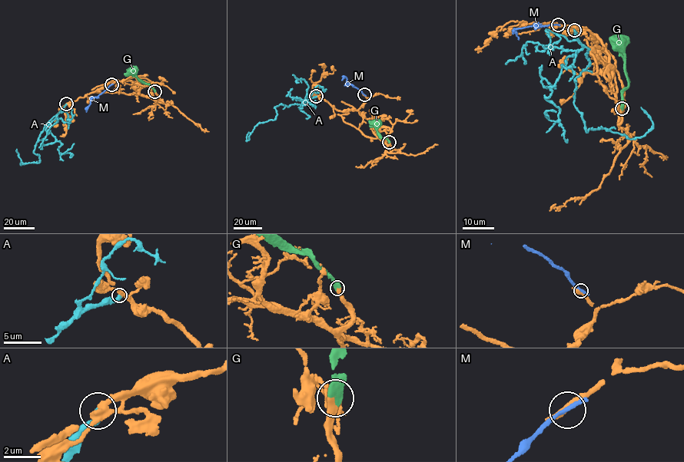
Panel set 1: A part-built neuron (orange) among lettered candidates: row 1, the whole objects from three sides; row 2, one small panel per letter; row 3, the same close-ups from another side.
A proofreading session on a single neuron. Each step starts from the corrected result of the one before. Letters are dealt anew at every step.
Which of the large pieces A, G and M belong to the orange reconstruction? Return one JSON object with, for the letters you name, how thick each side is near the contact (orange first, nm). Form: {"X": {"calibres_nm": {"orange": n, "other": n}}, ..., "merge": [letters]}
{"G": {"calibres_nm": {"orange": 420, "other": 600}}, "merge": ["G"]}

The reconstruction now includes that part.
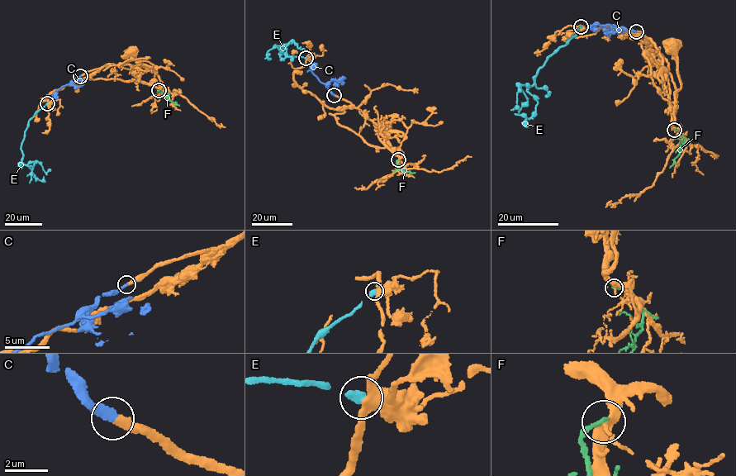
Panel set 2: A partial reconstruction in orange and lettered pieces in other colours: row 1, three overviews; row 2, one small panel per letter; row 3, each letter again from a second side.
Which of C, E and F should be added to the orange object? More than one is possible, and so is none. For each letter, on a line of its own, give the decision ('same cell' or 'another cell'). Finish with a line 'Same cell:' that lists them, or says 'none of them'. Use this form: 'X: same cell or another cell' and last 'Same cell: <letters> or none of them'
C: same cell
E: another cell
F: another cell
Same cell: C

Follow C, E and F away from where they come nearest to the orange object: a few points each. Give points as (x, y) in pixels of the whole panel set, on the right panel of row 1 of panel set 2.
C: (635, 31), (613, 25), (595, 24), (591, 27), (597, 29)
E: (581, 26), (548, 57), (533, 84), (528, 88), (521, 84), (519, 88), (527, 102), (519, 114)
F: (674, 130), (679, 130), (684, 140), (670, 168)

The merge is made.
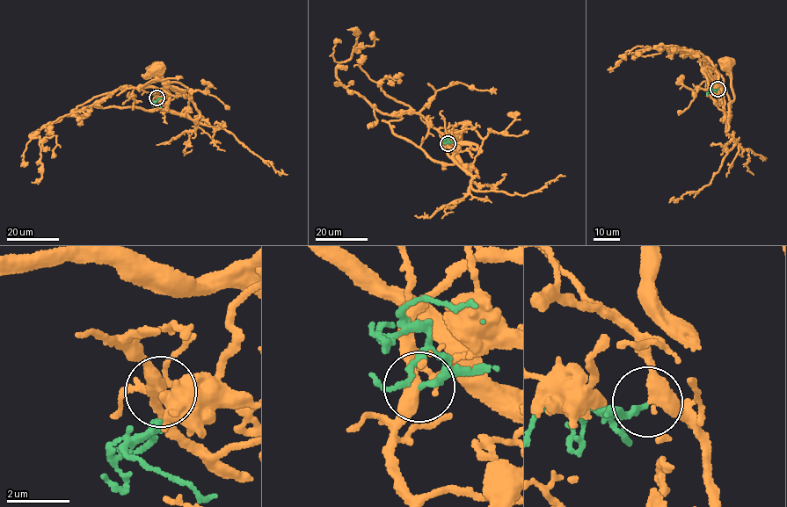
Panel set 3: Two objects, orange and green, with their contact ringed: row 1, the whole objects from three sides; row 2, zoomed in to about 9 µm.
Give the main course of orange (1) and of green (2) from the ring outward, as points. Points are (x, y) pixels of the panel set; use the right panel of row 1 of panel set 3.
1: (717, 89), (722, 91), (725, 131), (728, 125), (730, 104), (734, 97), (732, 79), (724, 64)
2: (717, 89), (710, 89), (707, 95)

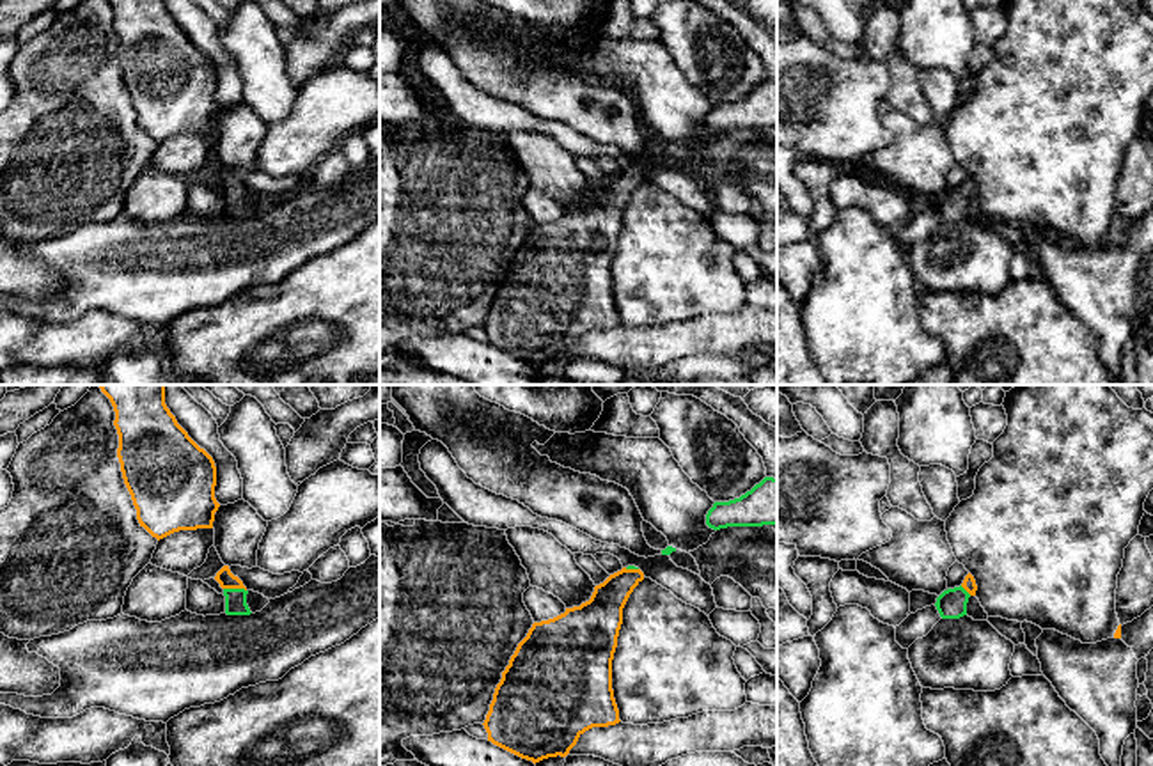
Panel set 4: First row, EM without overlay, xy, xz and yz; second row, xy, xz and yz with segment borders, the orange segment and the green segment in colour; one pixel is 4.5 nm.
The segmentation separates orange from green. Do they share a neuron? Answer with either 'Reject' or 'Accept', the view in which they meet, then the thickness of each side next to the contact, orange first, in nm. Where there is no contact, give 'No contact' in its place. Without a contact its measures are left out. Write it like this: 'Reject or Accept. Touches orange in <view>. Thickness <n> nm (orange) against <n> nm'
Accept. Touches orange in xy. Thickness 80 nm (orange) against 100 nm

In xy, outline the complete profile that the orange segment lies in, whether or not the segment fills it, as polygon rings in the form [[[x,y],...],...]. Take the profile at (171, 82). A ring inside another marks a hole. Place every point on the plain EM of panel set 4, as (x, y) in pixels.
[[[108,0],[119,37],[117,60],[124,87],[137,112],[137,122],[158,144],[179,135],[213,131],[220,106],[215,101],[216,69],[177,27],[165,0]]]

